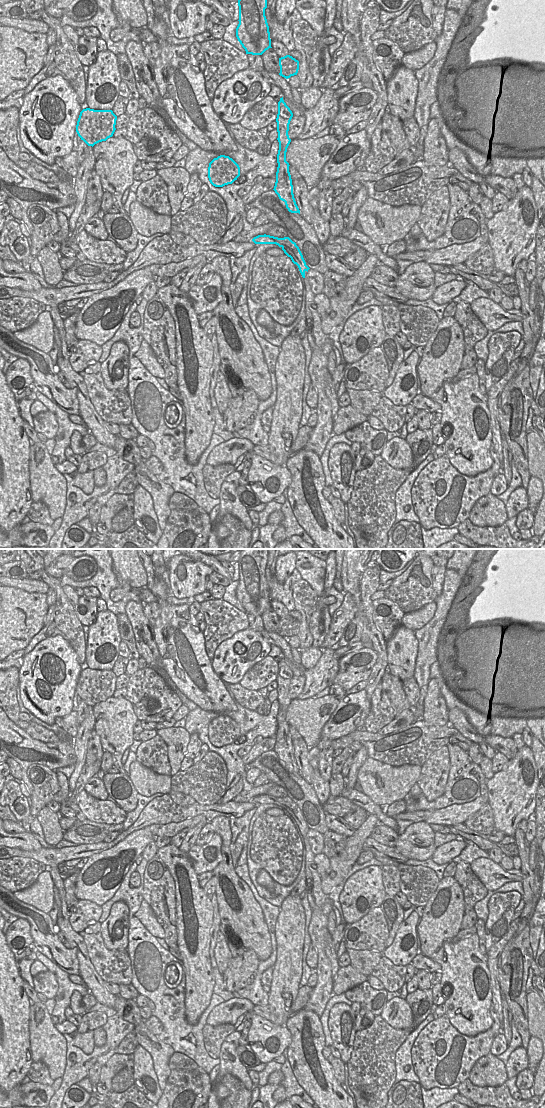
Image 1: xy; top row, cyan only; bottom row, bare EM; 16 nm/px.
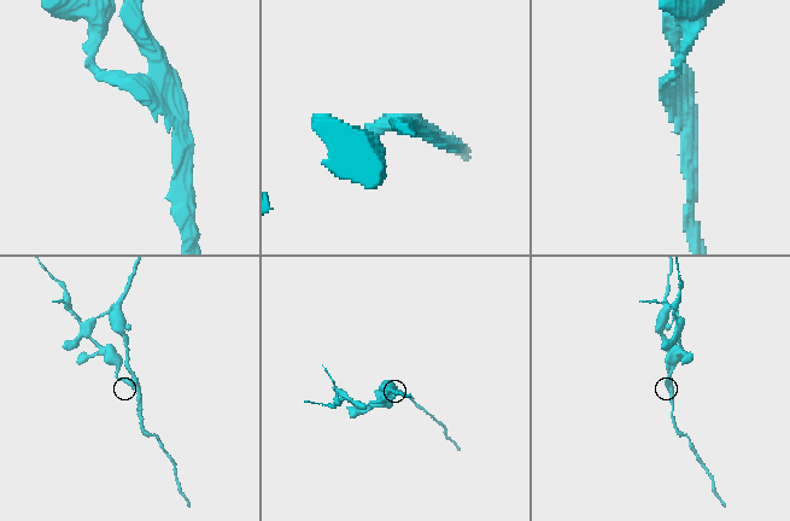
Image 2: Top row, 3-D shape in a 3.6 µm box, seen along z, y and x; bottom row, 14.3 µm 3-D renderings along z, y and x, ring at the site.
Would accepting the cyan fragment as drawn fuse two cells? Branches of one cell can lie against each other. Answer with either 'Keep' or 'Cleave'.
Cleave.

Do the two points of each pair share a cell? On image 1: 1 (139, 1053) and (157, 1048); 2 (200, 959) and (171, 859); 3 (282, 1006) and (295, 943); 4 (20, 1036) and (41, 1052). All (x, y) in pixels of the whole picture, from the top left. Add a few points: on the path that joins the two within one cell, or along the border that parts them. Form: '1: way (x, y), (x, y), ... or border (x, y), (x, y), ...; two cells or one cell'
1: border (139, 1044), (150, 1055), (155, 1073); two cells
2: way (199, 932), (190, 879); one cell
3: way (278, 990), (278, 986), (286, 978), (289, 959); one cell
4: border (29, 1019), (29, 1048), (33, 1061); two cells

